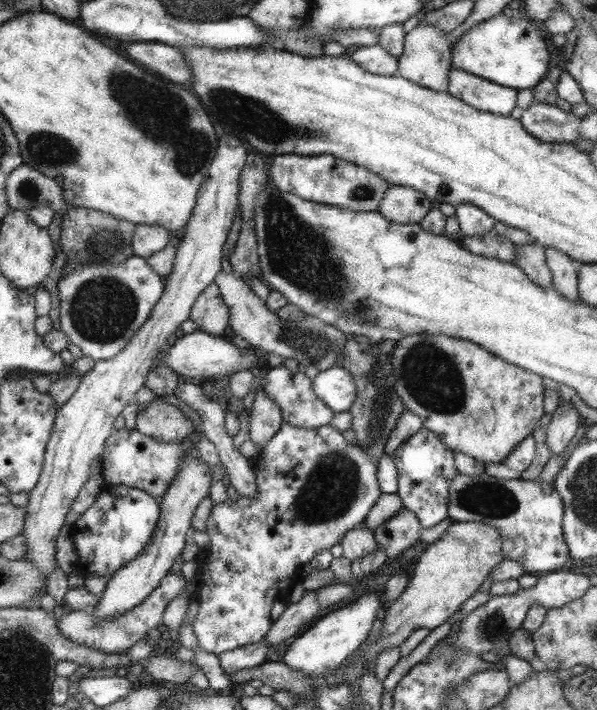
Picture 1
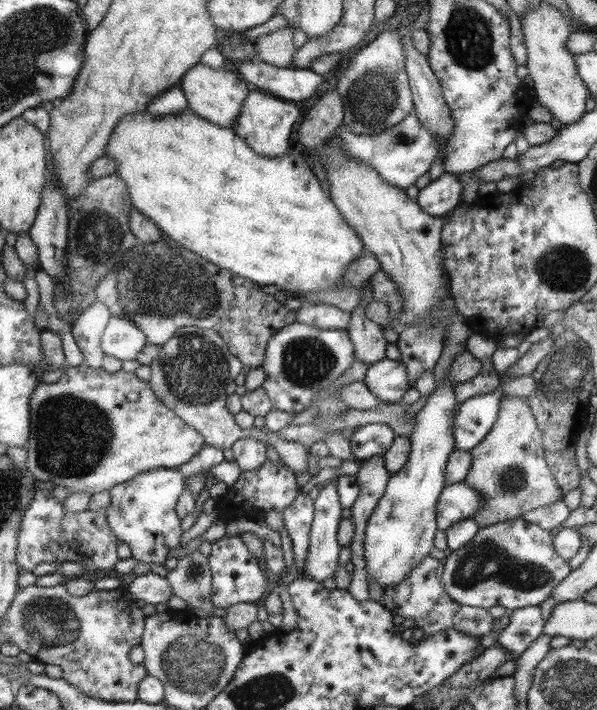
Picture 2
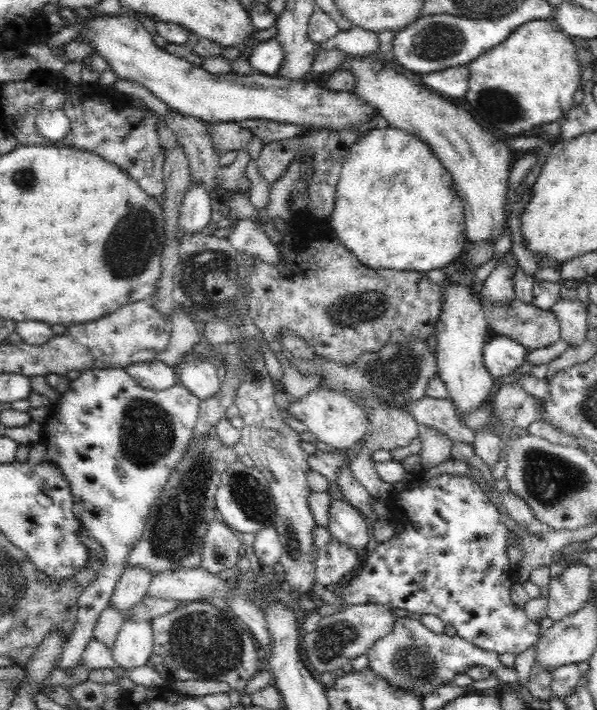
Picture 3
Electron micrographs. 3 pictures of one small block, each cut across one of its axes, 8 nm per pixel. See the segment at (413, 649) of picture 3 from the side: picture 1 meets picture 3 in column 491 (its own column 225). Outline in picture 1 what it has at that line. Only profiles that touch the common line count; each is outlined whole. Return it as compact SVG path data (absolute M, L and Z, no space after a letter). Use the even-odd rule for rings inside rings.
M263 642L242 645L230 651L217 655L220 667L224 673L233 673L237 670L249 670L267 661L266 654L269 646Z

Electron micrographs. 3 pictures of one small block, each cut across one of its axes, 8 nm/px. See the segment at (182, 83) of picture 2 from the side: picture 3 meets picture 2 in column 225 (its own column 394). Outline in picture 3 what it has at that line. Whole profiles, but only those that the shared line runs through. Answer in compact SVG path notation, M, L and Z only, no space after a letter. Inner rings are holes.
M346 54L340 70L354 75L355 98L382 115L387 126L404 129L430 145L434 155L453 177L453 188L462 201L466 238L474 244L495 244L504 223L509 172L514 160L504 139L478 126L466 110L412 84L404 75L382 65L378 58Z

